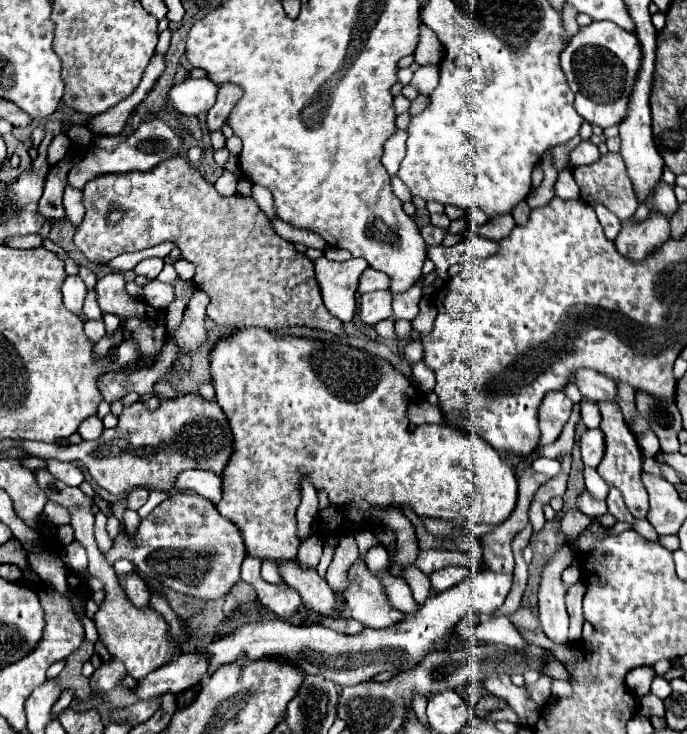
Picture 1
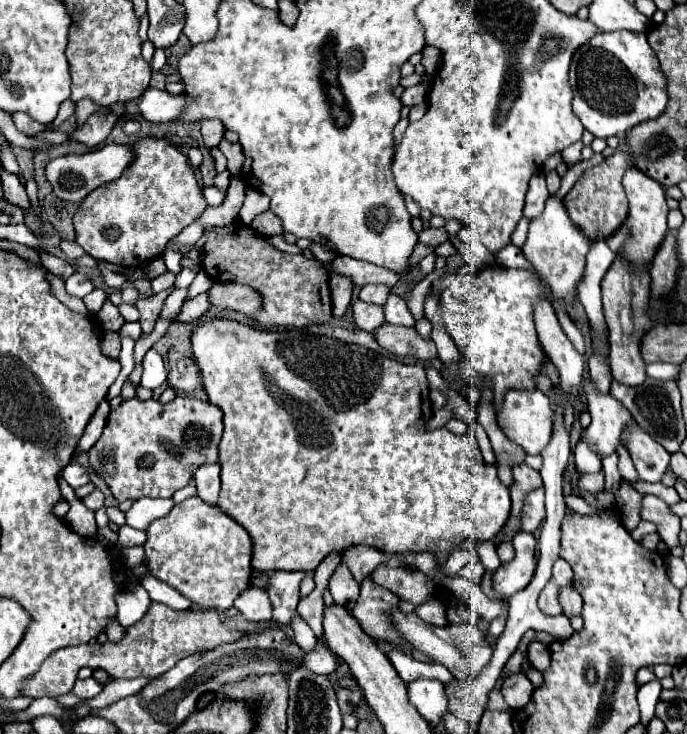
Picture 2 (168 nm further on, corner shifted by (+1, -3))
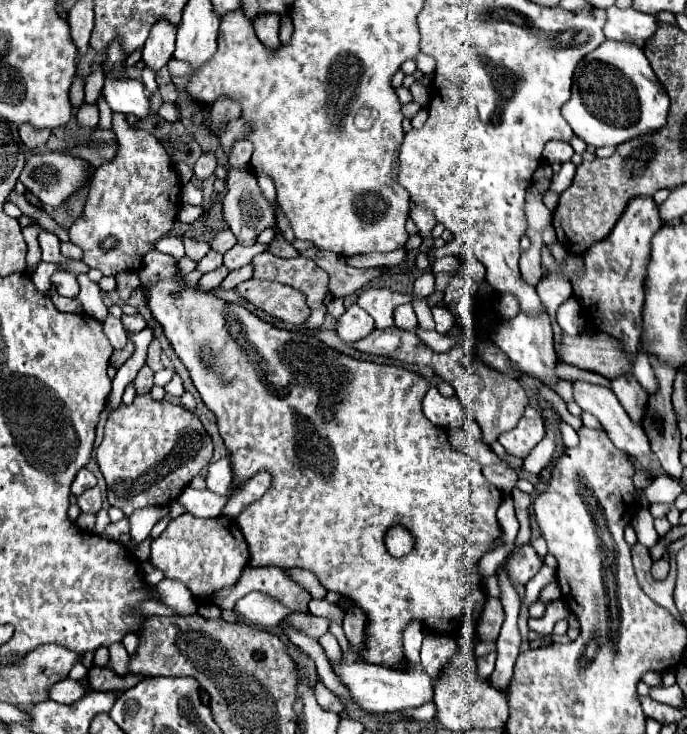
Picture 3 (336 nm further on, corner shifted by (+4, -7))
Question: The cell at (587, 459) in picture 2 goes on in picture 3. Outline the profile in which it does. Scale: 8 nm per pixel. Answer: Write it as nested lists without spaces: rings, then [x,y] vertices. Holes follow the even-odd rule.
[[[560,421],[560,433],[562,433],[562,439],[564,439],[566,447],[574,447],[578,443],[576,431],[568,423],[564,423],[564,421]]]

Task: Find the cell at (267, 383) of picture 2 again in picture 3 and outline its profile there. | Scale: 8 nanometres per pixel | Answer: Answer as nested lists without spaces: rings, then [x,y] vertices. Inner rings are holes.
[[[152,249],[144,255],[138,275],[144,285],[146,305],[152,313],[152,317],[162,325],[162,331],[164,331],[166,339],[170,341],[172,349],[176,351],[178,359],[190,371],[194,387],[198,389],[204,405],[216,415],[220,435],[230,451],[232,473],[234,473],[232,491],[240,489],[252,475],[256,475],[262,469],[272,475],[272,485],[264,493],[264,497],[254,501],[252,505],[248,505],[236,517],[236,523],[250,547],[250,565],[252,567],[274,565],[280,569],[302,567],[302,569],[312,571],[328,591],[348,597],[352,601],[352,605],[358,607],[366,615],[366,637],[364,637],[362,647],[356,649],[360,659],[366,663],[376,663],[376,665],[384,665],[384,667],[398,669],[398,671],[408,669],[408,661],[406,661],[404,649],[402,649],[402,631],[406,629],[406,625],[410,621],[420,621],[436,633],[450,635],[450,623],[454,619],[462,619],[466,615],[466,611],[470,611],[470,609],[478,607],[478,611],[480,611],[484,607],[486,593],[482,591],[478,561],[486,551],[496,547],[502,539],[502,529],[496,519],[496,511],[502,503],[502,491],[498,491],[484,479],[480,463],[476,463],[462,451],[454,449],[448,441],[446,431],[440,427],[434,427],[426,419],[426,415],[422,413],[422,399],[424,399],[426,391],[430,389],[430,383],[426,383],[426,379],[422,379],[418,373],[406,371],[404,367],[378,365],[378,363],[346,357],[346,355],[326,347],[316,337],[310,337],[300,331],[286,331],[286,329],[274,327],[274,325],[258,319],[256,315],[252,315],[246,307],[242,307],[238,303],[228,303],[228,301],[216,297],[212,291],[198,289],[198,285],[186,285],[182,281],[182,277],[178,275],[178,261],[156,249]],[[392,525],[402,525],[402,527],[410,529],[410,533],[416,539],[414,551],[402,559],[394,559],[392,555],[388,555],[386,545],[384,545],[384,535]]]

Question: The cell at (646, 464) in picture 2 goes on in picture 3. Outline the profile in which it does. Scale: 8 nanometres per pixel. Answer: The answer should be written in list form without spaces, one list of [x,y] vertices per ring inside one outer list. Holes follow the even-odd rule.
[[[572,381],[572,389],[574,389],[574,401],[588,413],[592,413],[602,427],[606,429],[606,433],[610,435],[612,443],[626,451],[628,455],[632,455],[636,461],[640,461],[640,465],[648,465],[650,463],[650,443],[646,433],[642,431],[640,425],[636,425],[624,411],[624,407],[618,403],[618,399],[614,399],[614,393],[610,391],[610,387],[602,387],[602,385],[592,385],[586,381]]]

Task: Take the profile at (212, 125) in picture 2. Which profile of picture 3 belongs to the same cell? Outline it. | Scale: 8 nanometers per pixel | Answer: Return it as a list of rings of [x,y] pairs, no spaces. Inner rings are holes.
[[[202,153],[202,157],[194,165],[194,177],[198,181],[204,181],[210,175],[214,175],[214,169],[216,169],[216,157],[212,153]]]

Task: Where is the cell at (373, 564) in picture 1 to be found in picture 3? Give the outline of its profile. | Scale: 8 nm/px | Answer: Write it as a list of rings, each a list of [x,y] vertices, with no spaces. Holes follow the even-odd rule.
[[[410,623],[403,631],[403,649],[407,660],[412,663],[412,669],[402,673],[402,671],[392,671],[386,667],[378,665],[368,665],[364,661],[342,661],[342,663],[332,663],[332,671],[340,679],[340,683],[350,691],[352,701],[362,709],[370,713],[394,713],[402,711],[406,707],[420,707],[422,703],[432,701],[434,689],[430,683],[430,677],[426,671],[422,671],[420,665],[420,645],[426,635],[426,629],[422,623]]]

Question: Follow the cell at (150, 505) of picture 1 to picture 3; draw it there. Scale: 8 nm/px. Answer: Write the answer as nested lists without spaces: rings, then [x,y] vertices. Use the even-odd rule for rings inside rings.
[[[186,487],[184,493],[178,497],[178,501],[194,515],[194,517],[218,517],[228,501],[228,497],[220,497],[208,489],[198,491],[192,487]]]

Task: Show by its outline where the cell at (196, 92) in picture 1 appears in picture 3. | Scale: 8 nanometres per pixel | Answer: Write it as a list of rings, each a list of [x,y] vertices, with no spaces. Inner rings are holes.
[[[130,77],[106,79],[102,87],[102,95],[114,111],[132,113],[140,119],[148,117],[150,103],[148,103],[144,85],[138,79],[130,79]]]

